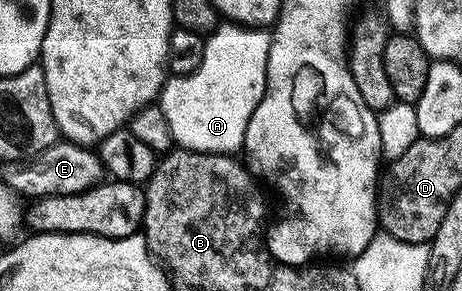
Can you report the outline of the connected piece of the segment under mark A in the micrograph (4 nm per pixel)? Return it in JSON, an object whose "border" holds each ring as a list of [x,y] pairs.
{"border":[[[227,21],[216,26],[205,40],[200,65],[187,75],[172,74],[164,82],[157,104],[163,111],[172,140],[182,150],[235,153],[242,148],[249,117],[253,117],[253,109],[257,109],[267,88],[267,54],[271,48],[271,37],[266,30],[258,27],[244,27]]]}

